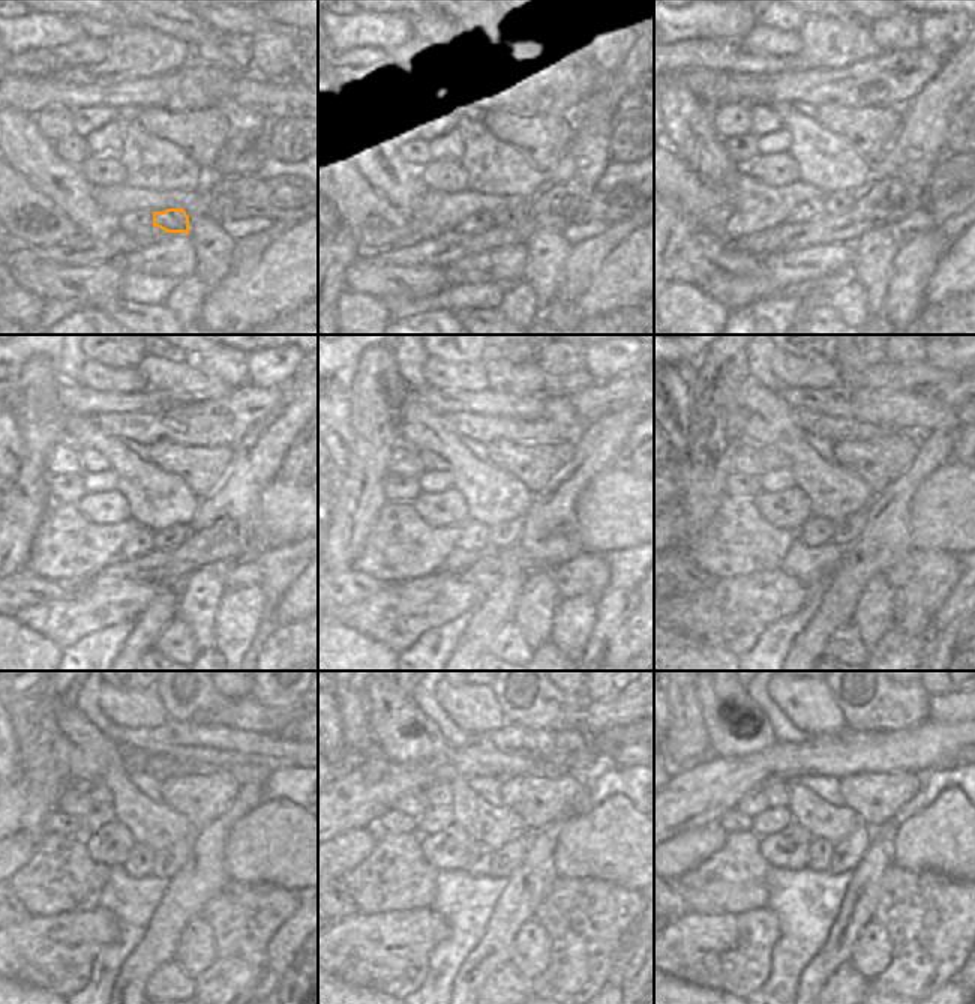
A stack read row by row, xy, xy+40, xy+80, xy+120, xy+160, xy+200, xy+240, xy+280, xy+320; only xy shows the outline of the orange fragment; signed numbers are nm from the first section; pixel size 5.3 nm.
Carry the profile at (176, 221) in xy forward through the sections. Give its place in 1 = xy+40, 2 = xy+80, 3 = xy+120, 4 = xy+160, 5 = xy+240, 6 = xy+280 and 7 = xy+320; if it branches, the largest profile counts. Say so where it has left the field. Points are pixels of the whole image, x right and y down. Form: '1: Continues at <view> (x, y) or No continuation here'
1: Continues at xy+40 (507, 216)
2: Continues at xy+80 (837, 203)
3: Continues at xy+120 (165, 539)
4: Continues at xy+160 (507, 533)
5: Continues at xy+240 (168, 862)
6: Continues at xy+280 (506, 859)
7: Continues at xy+320 (846, 854).

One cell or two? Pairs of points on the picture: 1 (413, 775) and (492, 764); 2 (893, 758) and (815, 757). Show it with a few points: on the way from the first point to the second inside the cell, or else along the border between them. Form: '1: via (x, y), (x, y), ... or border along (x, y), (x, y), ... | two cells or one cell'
1: via (432, 770), (449, 764), (473, 764) | one cell
2: via (873, 757), (834, 757) | one cell

